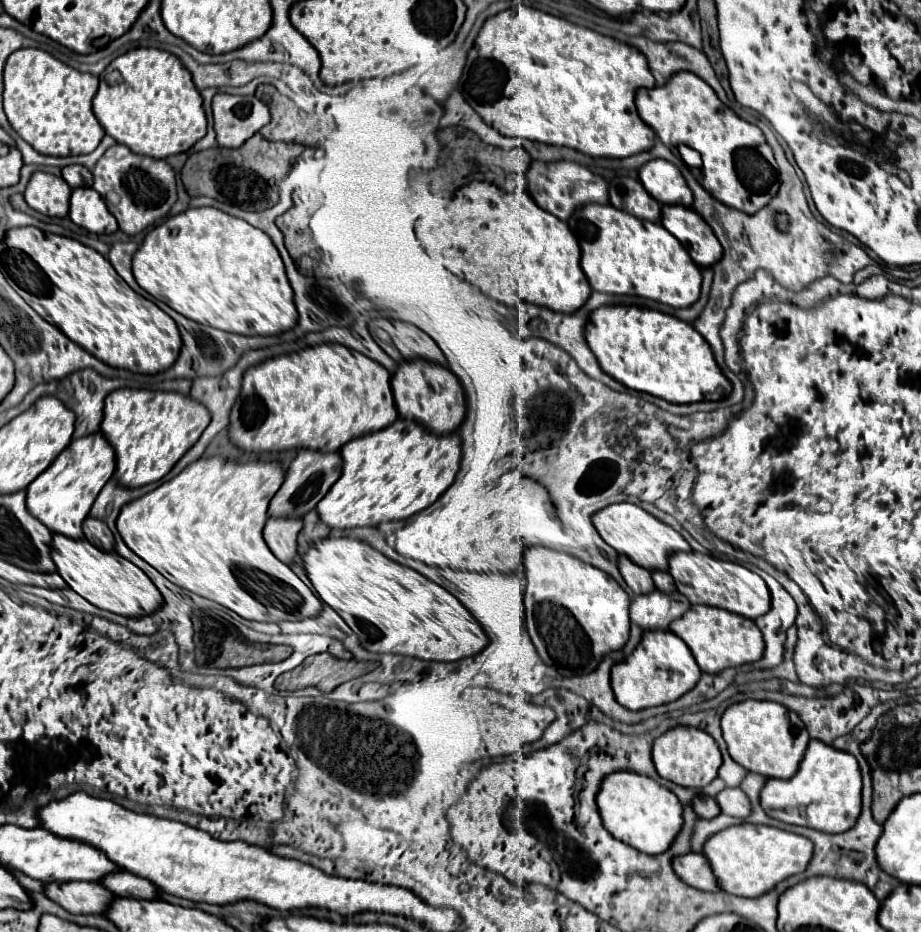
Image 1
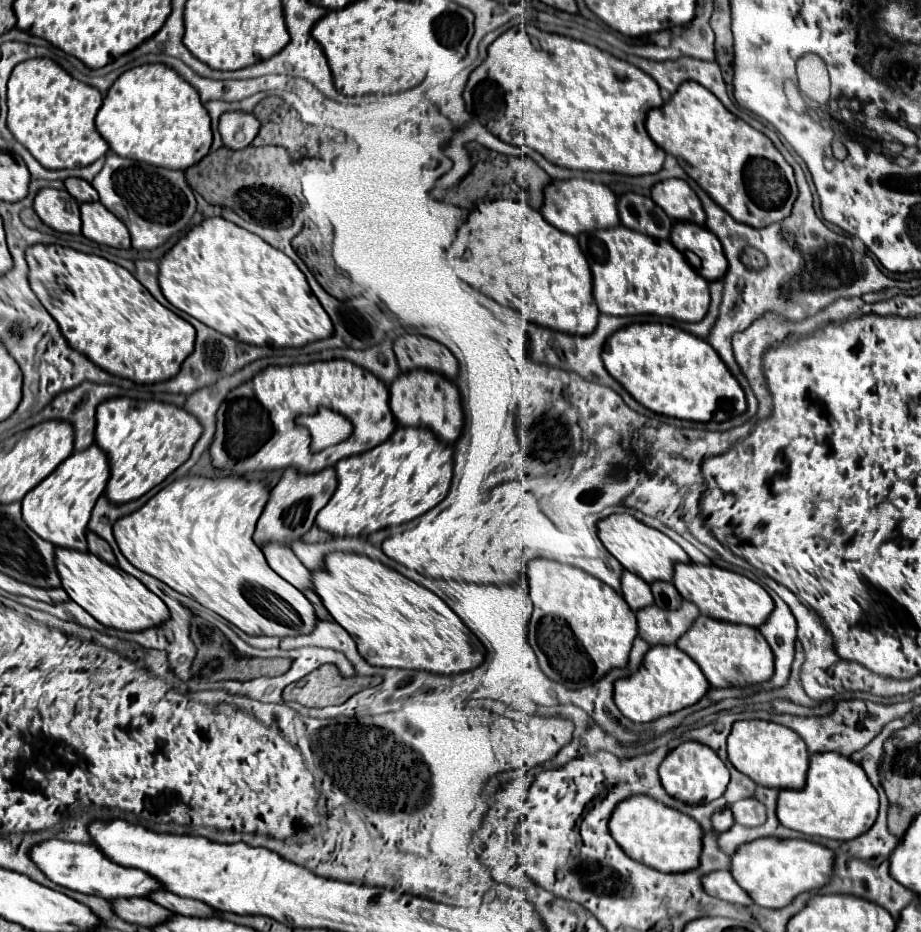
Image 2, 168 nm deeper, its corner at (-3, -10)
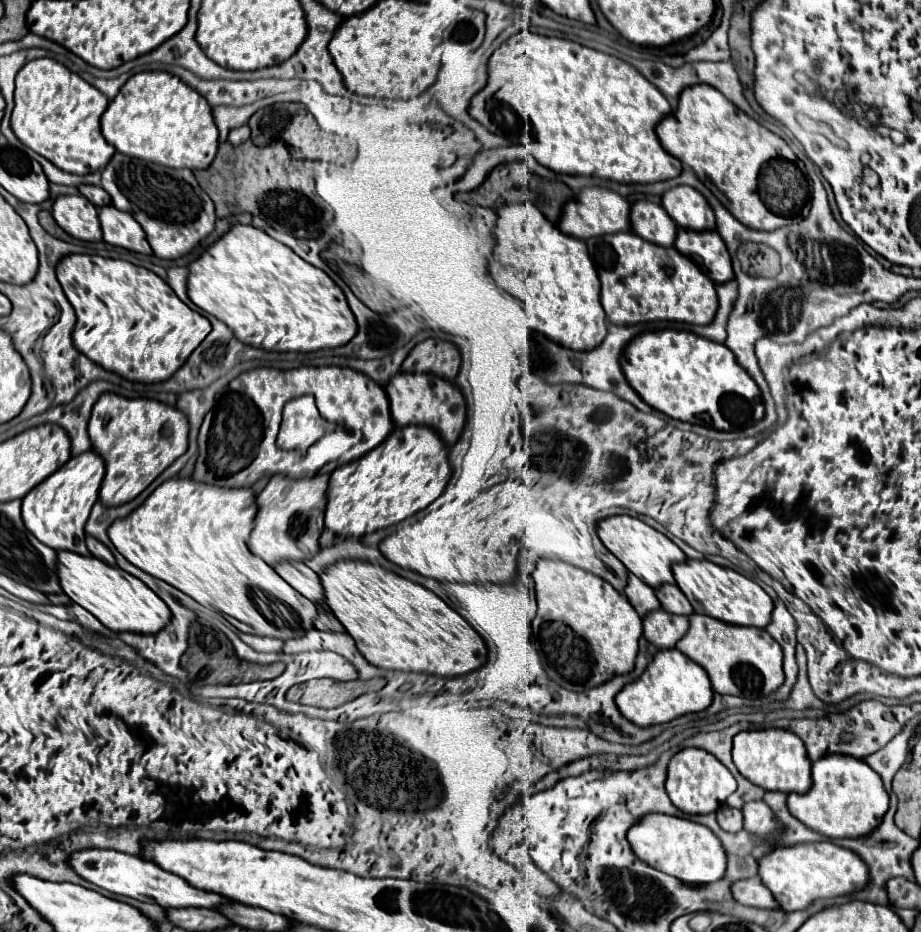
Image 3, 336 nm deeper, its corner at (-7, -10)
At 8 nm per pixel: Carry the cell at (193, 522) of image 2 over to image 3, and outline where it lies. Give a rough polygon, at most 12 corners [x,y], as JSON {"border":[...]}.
{"border":[[157,486],[107,534],[133,566],[281,640],[315,604],[249,552],[251,488]]}

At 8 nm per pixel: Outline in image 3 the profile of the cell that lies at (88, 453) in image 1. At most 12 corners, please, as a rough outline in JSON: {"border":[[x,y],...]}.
{"border":[[93,450],[23,498],[25,528],[89,554],[85,522],[105,474]]}

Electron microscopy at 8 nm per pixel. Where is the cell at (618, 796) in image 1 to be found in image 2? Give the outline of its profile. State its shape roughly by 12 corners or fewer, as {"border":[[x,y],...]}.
{"border":[[651,796],[621,800],[609,832],[659,872],[699,864],[701,826]]}

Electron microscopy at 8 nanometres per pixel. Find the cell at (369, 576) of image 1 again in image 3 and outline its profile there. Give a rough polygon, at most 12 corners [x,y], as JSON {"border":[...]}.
{"border":[[377,564],[321,574],[377,668],[453,678],[483,638],[437,594]]}

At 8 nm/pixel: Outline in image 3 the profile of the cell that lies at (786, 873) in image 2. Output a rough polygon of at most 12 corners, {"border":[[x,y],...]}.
{"border":[[831,842],[775,848],[759,878],[783,910],[863,890],[867,864]]}

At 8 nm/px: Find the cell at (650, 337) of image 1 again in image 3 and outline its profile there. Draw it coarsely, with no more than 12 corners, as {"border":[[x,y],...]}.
{"border":[[643,332],[631,388],[669,418],[731,432],[765,416],[719,342]]}

